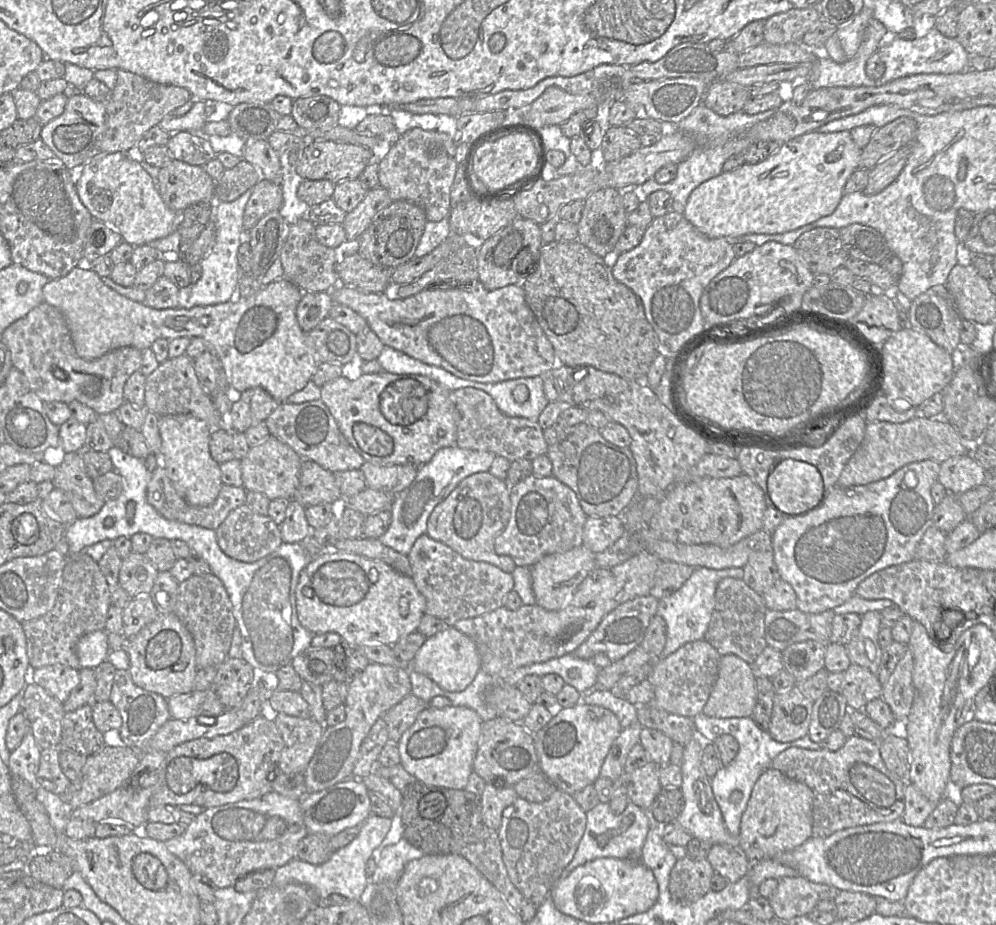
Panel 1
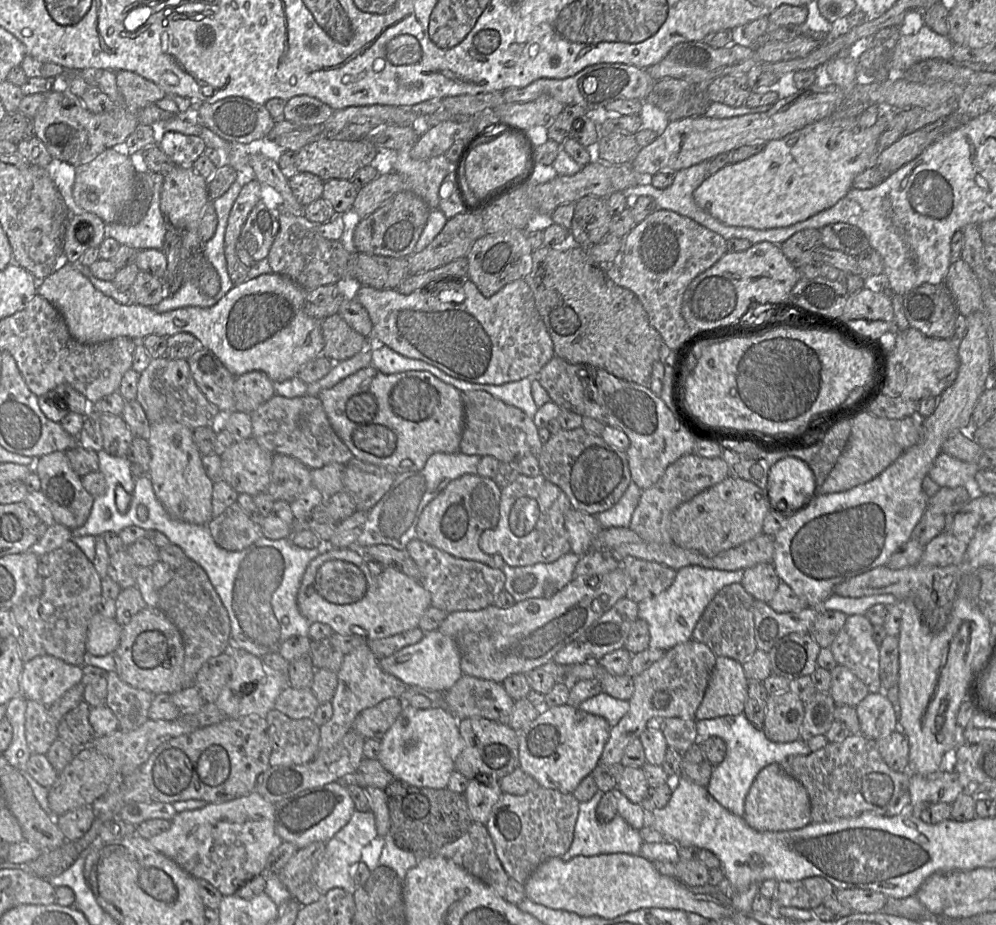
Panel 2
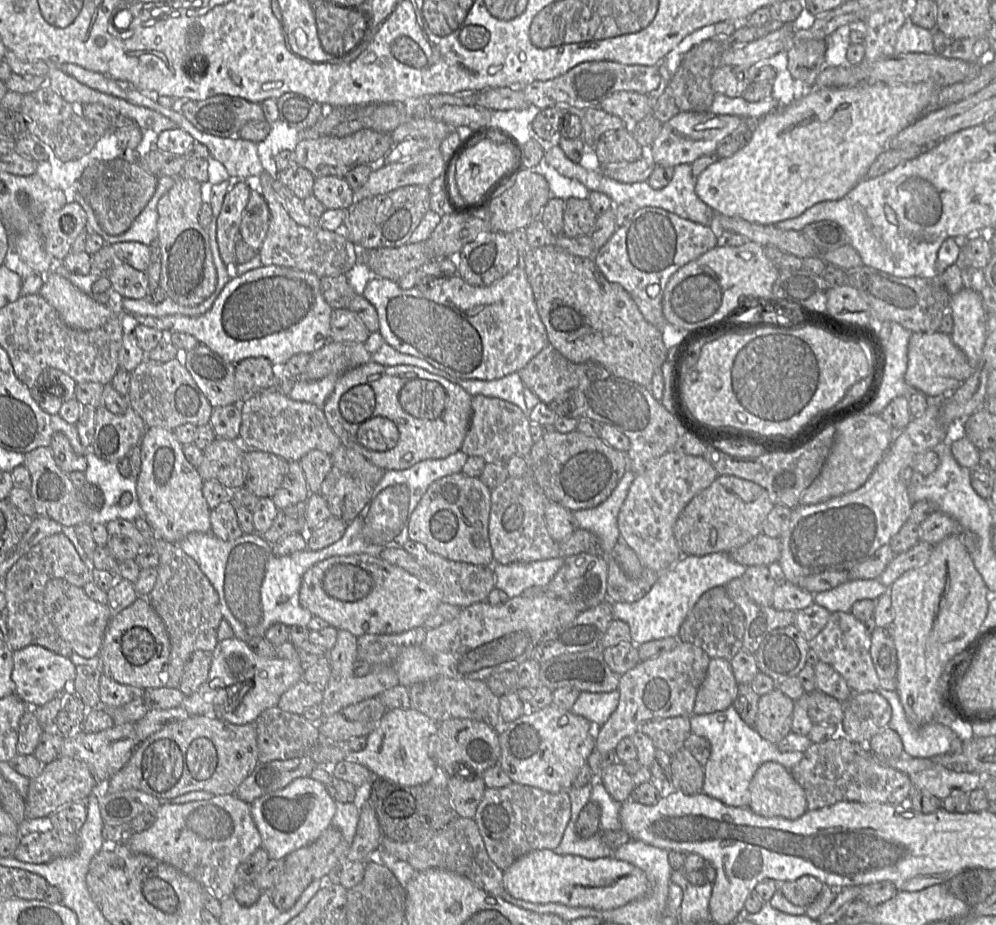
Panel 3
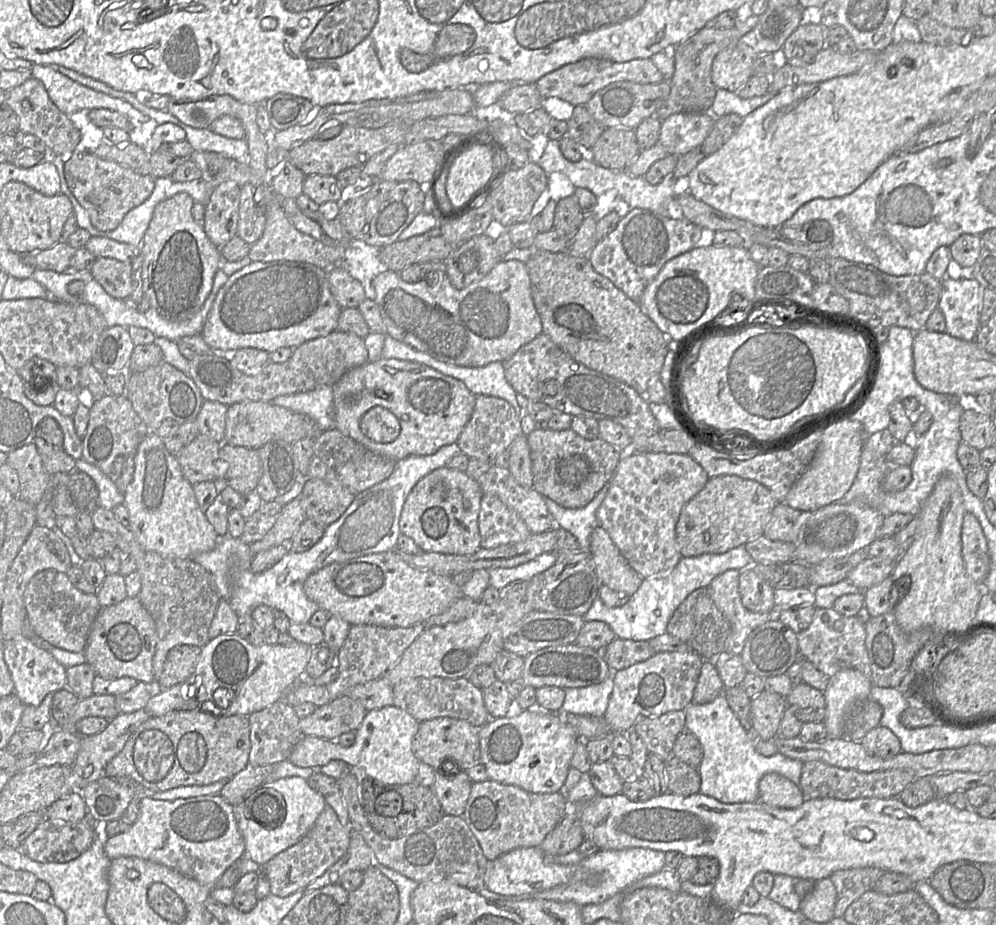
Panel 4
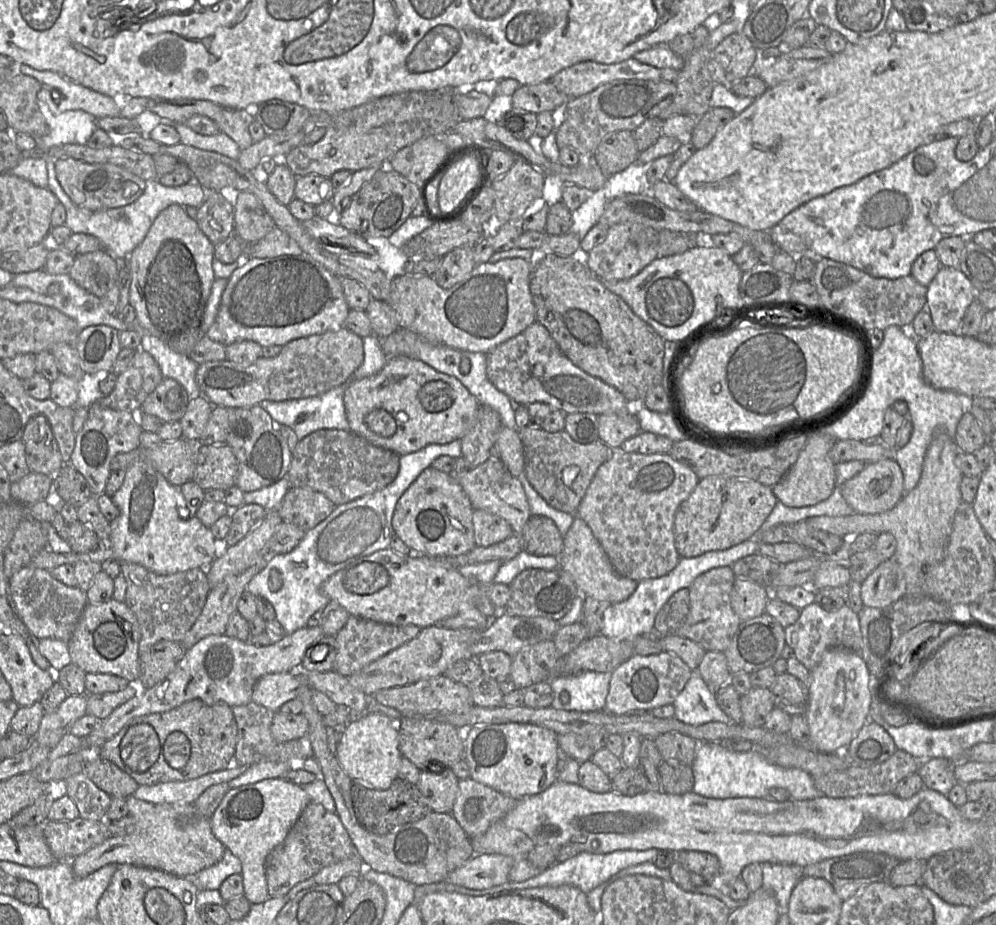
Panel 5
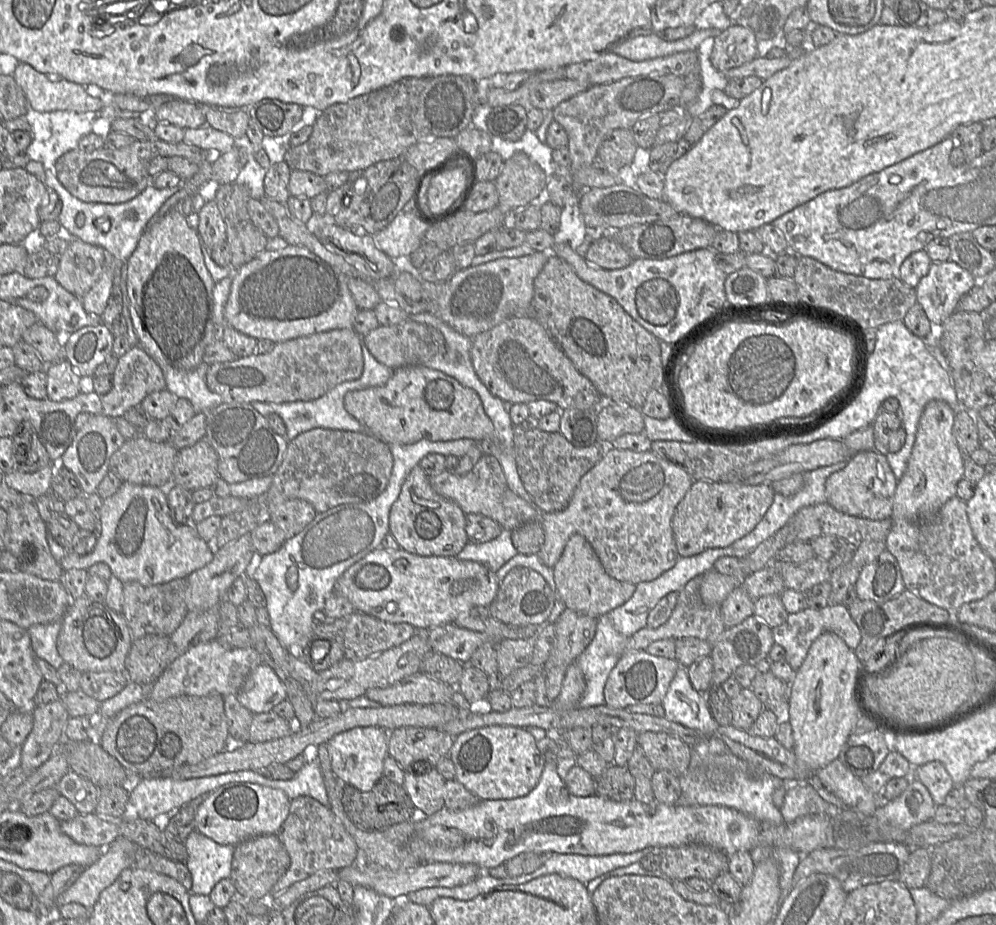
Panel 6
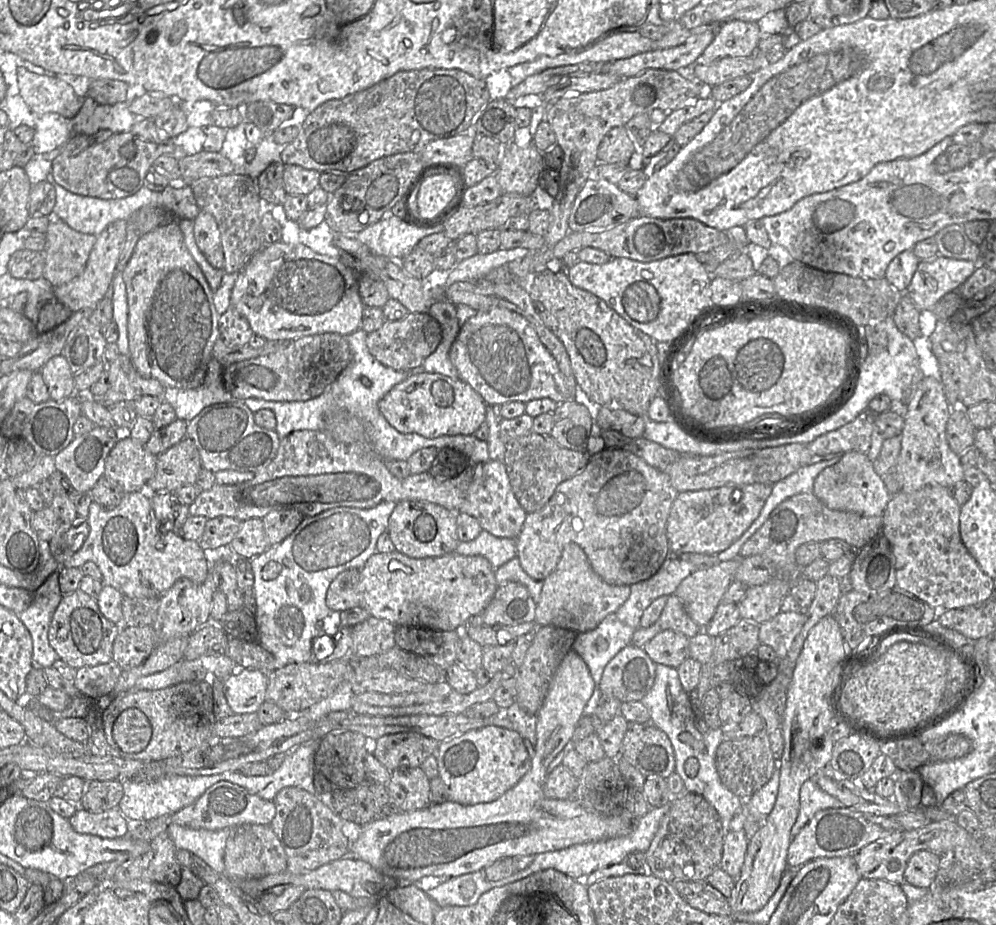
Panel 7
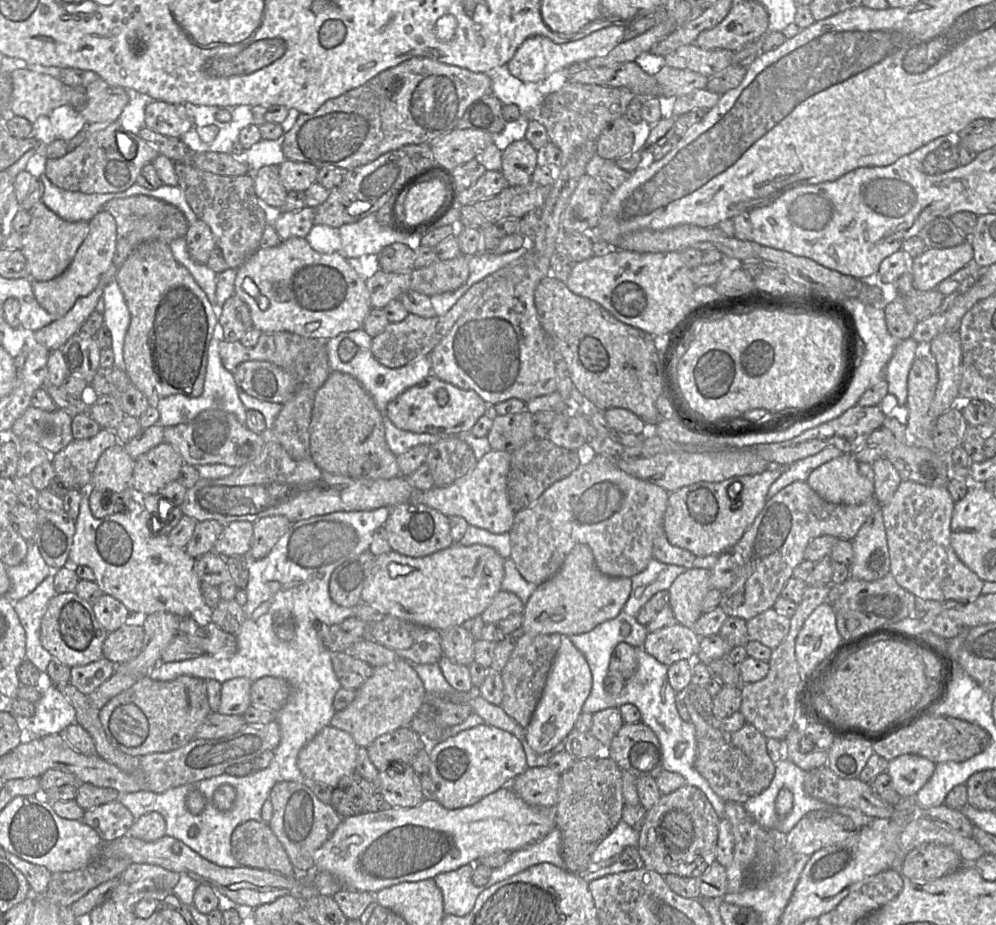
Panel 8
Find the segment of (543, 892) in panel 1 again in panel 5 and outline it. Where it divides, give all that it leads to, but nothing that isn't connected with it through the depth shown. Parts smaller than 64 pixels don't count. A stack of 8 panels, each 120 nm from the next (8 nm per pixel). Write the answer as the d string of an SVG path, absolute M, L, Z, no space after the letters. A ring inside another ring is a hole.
M471 778L459 780L459 794L451 814L468 834L477 837L511 811L518 799Z

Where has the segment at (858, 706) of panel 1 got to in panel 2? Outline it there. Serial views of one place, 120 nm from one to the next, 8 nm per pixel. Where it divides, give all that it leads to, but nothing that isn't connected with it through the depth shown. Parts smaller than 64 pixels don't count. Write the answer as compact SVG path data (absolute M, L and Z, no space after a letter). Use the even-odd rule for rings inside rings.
M837 665L830 673L830 694L837 705L856 707L869 694L867 686L847 667Z

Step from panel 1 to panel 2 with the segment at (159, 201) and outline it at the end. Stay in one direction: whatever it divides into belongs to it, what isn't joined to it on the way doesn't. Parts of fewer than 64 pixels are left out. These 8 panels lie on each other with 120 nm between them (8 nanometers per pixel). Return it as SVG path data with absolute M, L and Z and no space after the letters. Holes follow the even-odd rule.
M107 149L91 161L76 166L76 176L72 190L75 209L94 213L105 223L119 222L123 209L134 197L134 180L137 167L141 166L135 166L129 155L123 155L113 149Z

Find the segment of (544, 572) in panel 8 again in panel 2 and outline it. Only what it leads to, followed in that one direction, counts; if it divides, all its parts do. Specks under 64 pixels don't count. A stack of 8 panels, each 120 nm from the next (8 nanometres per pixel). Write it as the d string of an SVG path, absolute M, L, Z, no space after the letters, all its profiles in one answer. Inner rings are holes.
M689 453L670 464L662 477L648 489L642 490L629 528L643 540L654 543L671 543L670 521L672 512L703 490L723 481L730 475L728 464L722 457L706 458Z

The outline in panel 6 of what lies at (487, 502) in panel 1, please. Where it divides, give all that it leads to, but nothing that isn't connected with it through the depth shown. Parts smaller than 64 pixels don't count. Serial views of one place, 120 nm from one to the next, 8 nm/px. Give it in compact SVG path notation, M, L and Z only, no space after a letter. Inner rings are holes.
M419 465L413 467L389 513L389 532L400 548L418 556L455 557L468 543L465 527L466 514L459 505L439 495Z

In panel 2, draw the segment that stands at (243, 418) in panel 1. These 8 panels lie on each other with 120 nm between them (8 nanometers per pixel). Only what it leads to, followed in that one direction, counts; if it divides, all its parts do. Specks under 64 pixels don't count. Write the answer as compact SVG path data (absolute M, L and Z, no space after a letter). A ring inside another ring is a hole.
M254 370L235 379L234 410L250 414L276 393L276 384L264 372Z

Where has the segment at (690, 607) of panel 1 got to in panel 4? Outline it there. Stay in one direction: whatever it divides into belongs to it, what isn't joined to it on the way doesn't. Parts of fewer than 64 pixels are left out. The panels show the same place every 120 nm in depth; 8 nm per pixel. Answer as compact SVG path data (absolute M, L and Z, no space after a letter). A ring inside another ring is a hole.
M740 545L722 554L703 554L697 557L682 557L670 571L647 577L640 588L622 606L608 607L597 597L589 610L582 615L584 621L603 621L614 631L616 638L649 641L667 633L667 624L679 605L698 588L708 587L712 580L723 572L751 567L754 561L745 545Z

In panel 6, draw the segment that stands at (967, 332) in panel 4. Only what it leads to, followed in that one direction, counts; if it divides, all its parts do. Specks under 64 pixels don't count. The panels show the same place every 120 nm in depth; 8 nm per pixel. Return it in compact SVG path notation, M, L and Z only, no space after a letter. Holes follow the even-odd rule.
M947 260L932 262L928 273L915 287L916 300L936 326L952 315L961 297L979 280L957 263Z

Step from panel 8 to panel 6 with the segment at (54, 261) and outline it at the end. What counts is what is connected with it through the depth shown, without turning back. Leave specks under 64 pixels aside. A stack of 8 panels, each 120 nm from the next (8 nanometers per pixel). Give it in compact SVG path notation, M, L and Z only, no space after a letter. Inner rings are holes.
M70 238L67 248L59 256L54 278L65 290L81 298L98 281L106 257L103 248Z

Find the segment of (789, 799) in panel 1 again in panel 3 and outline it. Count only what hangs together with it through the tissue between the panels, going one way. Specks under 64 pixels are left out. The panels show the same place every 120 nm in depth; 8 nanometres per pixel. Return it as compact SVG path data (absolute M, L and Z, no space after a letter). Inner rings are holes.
M765 762L758 768L749 791L749 808L764 817L795 820L808 810L805 791L777 762Z

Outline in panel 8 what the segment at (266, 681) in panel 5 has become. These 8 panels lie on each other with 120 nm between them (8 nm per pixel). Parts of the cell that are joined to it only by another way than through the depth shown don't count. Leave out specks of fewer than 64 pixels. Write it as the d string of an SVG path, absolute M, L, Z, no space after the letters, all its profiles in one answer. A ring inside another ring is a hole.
M245 677L226 680L221 687L220 714L242 715L251 704L252 681Z

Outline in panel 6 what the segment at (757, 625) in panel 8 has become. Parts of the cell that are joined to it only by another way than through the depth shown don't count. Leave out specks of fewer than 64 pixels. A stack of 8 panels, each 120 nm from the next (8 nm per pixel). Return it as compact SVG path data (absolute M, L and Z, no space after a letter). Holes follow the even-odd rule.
M844 604L829 605L823 609L805 608L789 614L780 626L772 628L774 642L785 650L785 660L796 671L803 664L810 646L824 632L838 635L849 648L855 650L861 641L861 633Z

